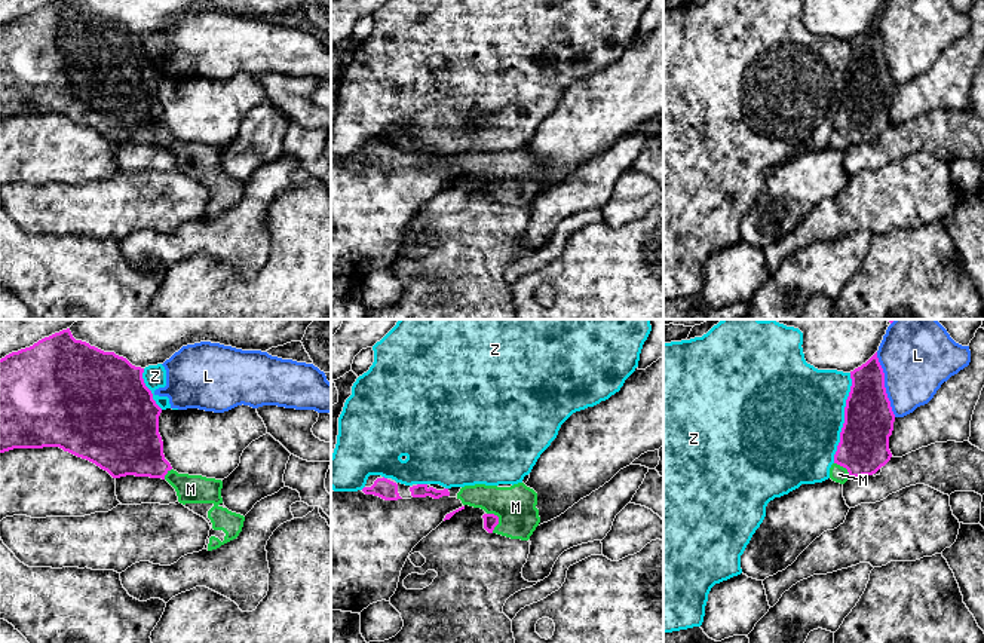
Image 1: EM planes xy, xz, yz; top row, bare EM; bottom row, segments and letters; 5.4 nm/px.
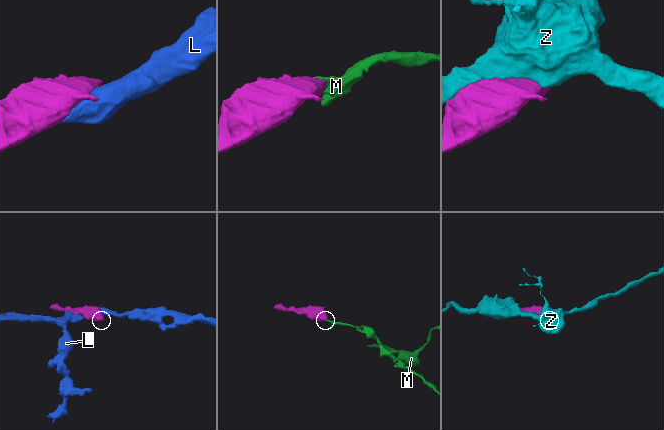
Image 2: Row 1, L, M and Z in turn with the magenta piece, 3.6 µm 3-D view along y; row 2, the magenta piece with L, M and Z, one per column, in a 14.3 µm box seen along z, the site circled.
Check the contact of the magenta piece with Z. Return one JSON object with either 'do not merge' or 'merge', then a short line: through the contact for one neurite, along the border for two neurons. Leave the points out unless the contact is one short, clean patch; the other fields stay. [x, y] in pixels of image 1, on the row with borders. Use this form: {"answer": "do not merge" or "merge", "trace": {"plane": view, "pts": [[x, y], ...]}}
{"answer": "do not merge"}

